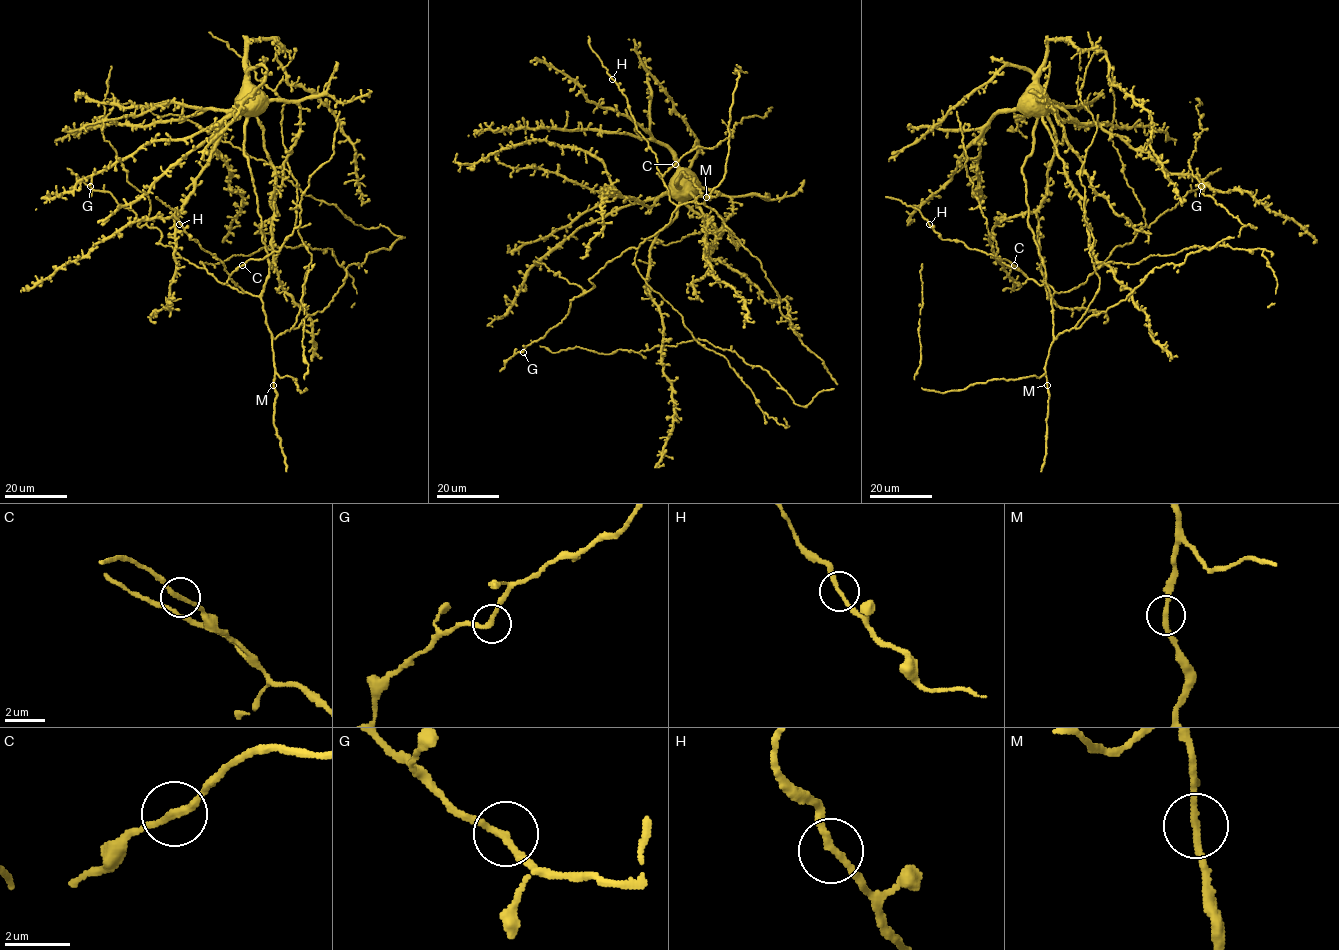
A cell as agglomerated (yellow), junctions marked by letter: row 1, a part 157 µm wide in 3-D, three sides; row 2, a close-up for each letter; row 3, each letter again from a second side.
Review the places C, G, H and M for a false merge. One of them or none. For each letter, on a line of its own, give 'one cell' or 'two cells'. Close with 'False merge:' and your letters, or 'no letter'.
C: one cell
G: one cell
H: one cell
M: one cell
False merge: no letter

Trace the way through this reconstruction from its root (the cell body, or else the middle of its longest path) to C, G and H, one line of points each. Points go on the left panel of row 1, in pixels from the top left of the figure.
C: (250, 103), (244, 155), (269, 262), (268, 278), (258, 296), (244, 292), (229, 278), (242, 265)
G: (250, 103), (144, 126), (103, 128), (127, 181), (150, 201), (140, 227), (133, 211), (90, 186)
H: (250, 103), (244, 155), (269, 262), (262, 292), (253, 296), (236, 285), (215, 255), (190, 239), (179, 224)

